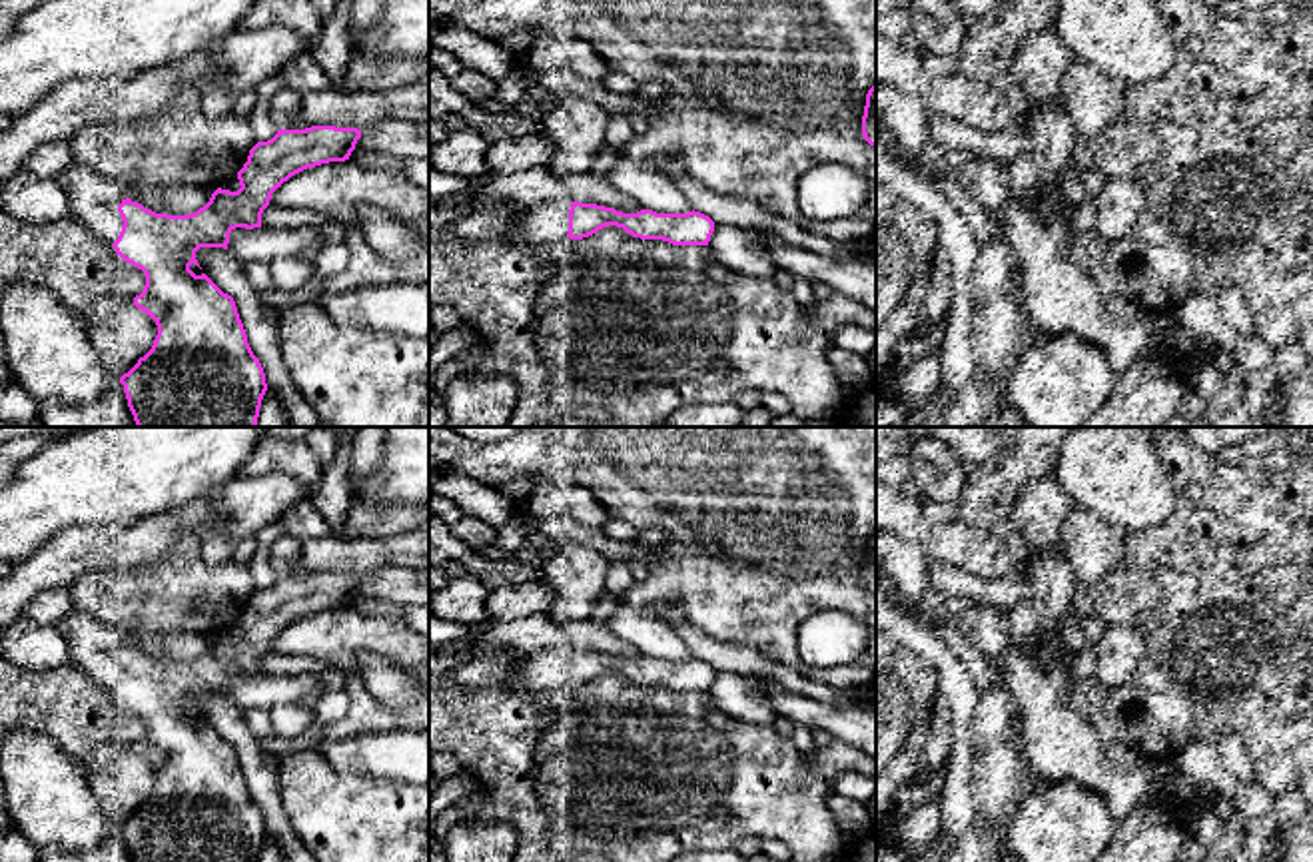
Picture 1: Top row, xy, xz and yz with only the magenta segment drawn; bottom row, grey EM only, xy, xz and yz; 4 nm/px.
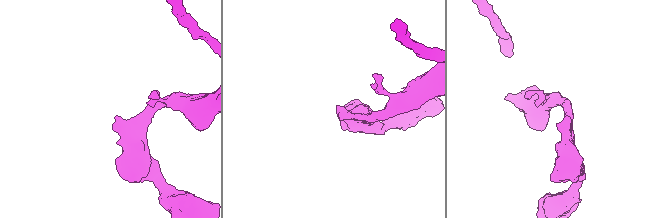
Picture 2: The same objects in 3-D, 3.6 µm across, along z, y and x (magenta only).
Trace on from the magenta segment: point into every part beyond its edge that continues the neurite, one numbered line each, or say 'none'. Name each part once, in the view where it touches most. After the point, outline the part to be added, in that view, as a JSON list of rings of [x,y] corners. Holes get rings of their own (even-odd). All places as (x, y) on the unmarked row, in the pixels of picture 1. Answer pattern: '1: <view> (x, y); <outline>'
1: xy (94, 645); [[[78,609],[60,619],[56,631],[68,643],[72,664],[84,666],[110,690],[118,686],[124,672],[118,652],[128,645],[122,631]]]

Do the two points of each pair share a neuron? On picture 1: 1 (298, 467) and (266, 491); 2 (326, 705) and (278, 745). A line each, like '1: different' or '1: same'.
1: different
2: same

